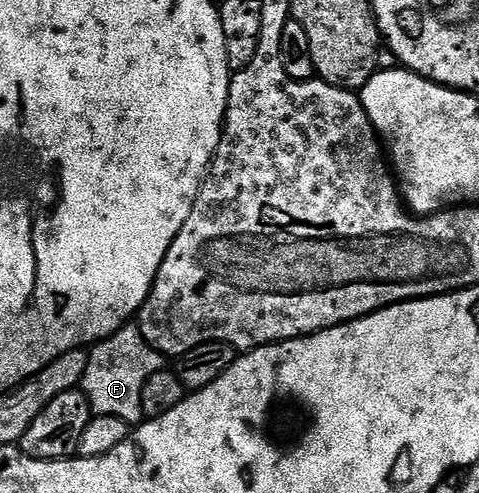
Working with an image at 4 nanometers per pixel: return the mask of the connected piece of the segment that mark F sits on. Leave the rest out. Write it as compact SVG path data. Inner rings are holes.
M128 324L113 336L95 344L88 353L87 370L80 382L81 391L99 416L117 417L130 426L139 424L142 414L142 390L147 379L162 371L165 360L142 336L140 327Z

